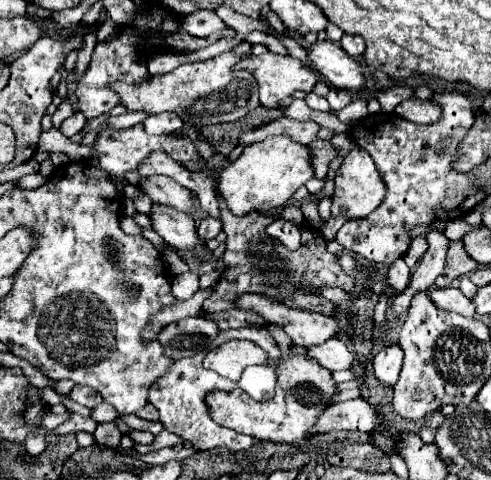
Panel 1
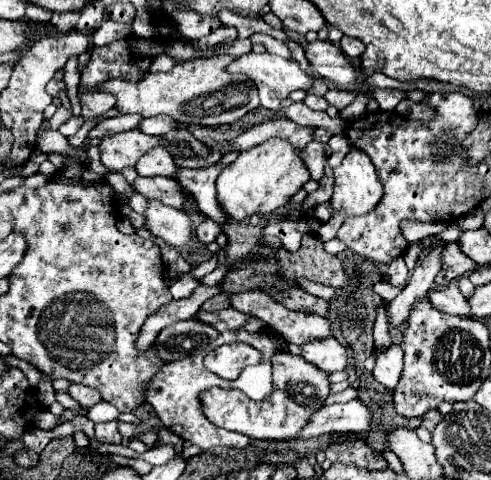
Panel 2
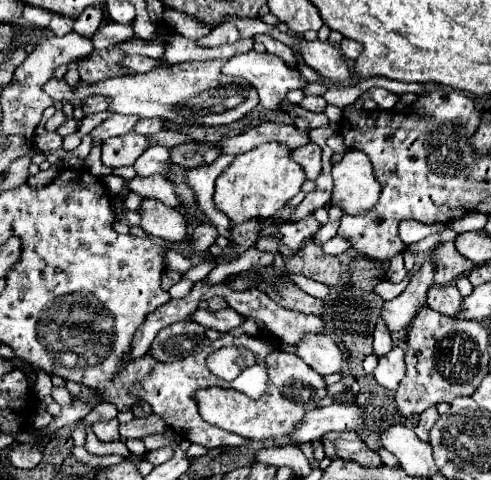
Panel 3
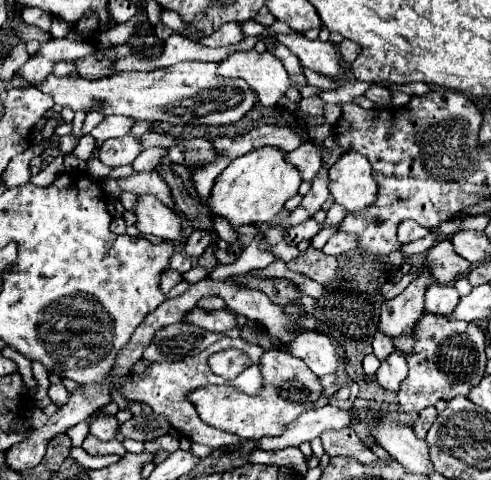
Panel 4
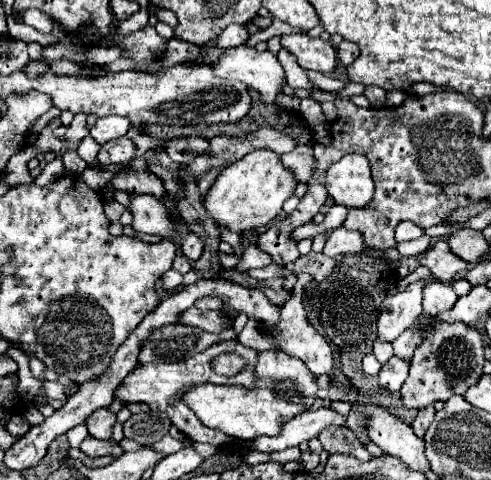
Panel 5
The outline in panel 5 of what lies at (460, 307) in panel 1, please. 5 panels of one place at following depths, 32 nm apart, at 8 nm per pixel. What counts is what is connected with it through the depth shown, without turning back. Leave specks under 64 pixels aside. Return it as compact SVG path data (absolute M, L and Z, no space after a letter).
M428 282L422 290L422 308L424 314L436 314L452 308L452 304L458 300L450 284L444 282Z

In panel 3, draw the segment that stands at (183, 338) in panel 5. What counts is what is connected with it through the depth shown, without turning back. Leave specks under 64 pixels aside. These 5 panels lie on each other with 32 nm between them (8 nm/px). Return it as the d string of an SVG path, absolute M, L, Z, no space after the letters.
M184 320L160 330L146 354L158 362L172 362L202 352L210 346L210 342L218 340L220 336L222 334L216 330L208 330L200 324Z

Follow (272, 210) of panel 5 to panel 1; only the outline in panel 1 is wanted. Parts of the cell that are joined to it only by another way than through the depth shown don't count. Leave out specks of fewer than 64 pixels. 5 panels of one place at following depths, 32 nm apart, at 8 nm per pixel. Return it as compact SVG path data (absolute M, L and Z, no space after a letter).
M270 136L260 144L244 148L238 160L220 172L218 190L234 216L246 216L252 210L266 214L274 208L286 206L292 194L310 178L312 166L308 164L308 146L288 140L288 136Z

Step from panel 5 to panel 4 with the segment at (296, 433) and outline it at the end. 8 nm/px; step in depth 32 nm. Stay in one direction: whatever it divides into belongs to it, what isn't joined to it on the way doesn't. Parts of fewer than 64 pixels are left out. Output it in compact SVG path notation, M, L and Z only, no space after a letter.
M324 406L316 410L304 412L300 418L296 418L282 436L276 438L262 438L258 440L260 450L282 450L288 446L300 446L302 442L310 442L312 438L318 438L324 430L330 428L346 428L350 426L350 414L352 410L340 410L334 406Z

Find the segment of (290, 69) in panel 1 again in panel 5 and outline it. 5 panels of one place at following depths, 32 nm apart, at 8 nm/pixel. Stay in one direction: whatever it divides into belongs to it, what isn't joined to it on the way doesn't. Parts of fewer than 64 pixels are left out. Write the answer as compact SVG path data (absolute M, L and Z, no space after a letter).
M252 46L226 48L216 62L212 62L214 76L240 80L256 88L264 102L276 102L276 96L282 92L284 70L280 68L278 58L272 52L258 52Z

